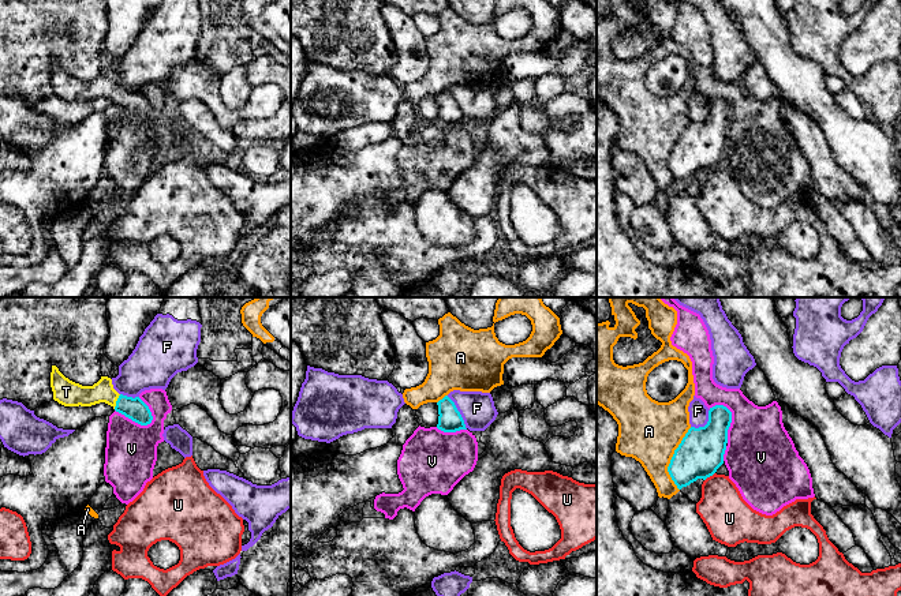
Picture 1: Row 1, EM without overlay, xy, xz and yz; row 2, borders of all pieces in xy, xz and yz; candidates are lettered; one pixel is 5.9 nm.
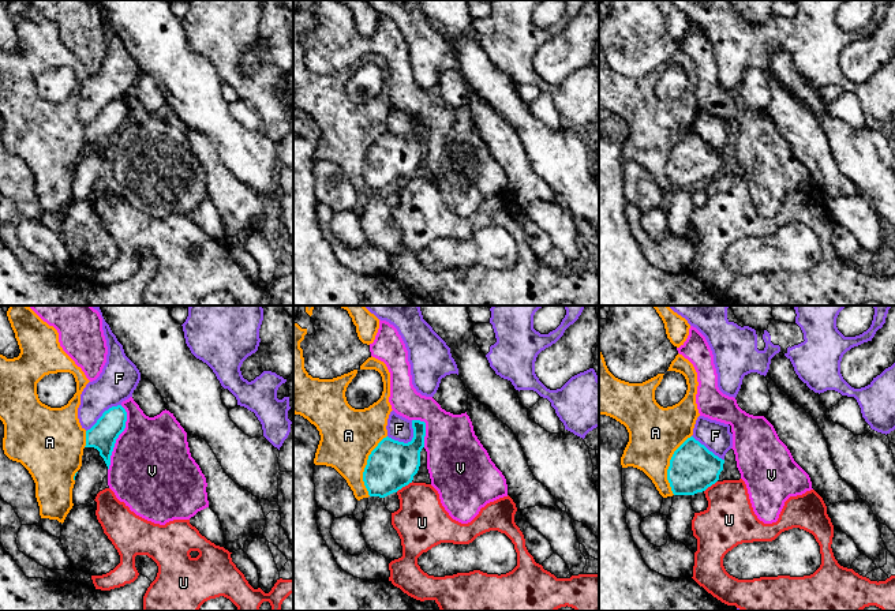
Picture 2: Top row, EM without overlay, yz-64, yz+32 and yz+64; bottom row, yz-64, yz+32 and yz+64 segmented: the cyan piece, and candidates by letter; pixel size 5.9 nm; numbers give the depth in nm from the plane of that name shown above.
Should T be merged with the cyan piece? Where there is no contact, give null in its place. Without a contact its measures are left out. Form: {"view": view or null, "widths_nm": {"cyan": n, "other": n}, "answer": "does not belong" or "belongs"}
{"view": "xy", "widths_nm": {"cyan": 130, "other": 140}, "answer": "belongs"}

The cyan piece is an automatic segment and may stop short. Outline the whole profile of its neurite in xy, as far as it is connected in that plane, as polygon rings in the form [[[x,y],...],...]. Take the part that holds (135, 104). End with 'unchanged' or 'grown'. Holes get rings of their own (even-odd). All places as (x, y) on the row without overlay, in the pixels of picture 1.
[[[52,60],[51,82],[53,94],[64,101],[91,101],[105,97],[141,120],[147,120],[153,115],[149,101],[139,91],[119,89],[108,71],[101,71],[93,80],[82,80],[66,72],[56,60]]] | grown

